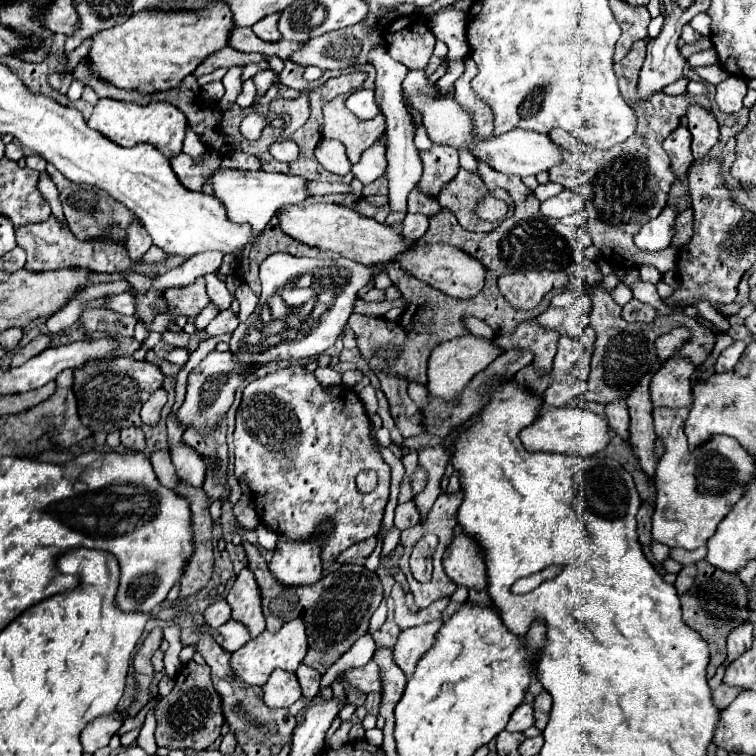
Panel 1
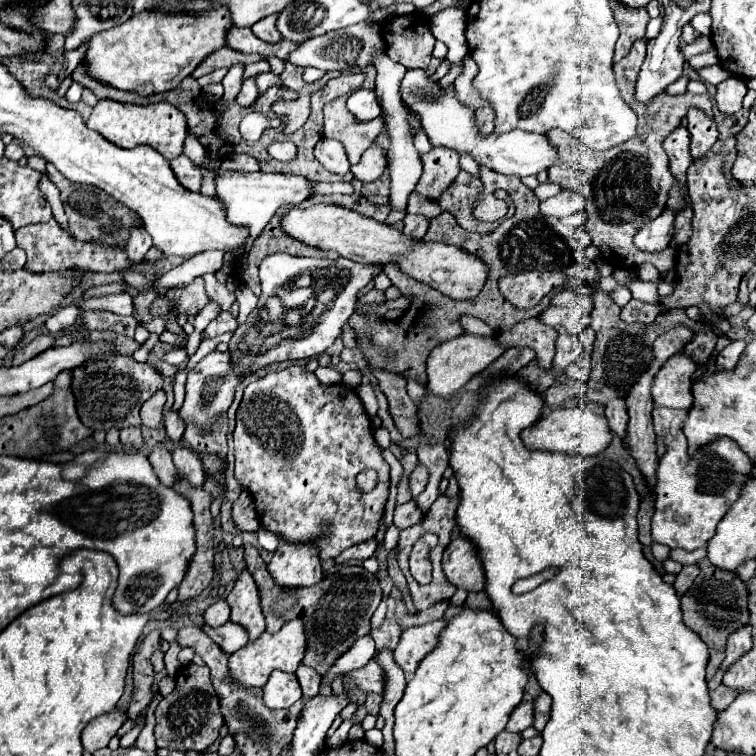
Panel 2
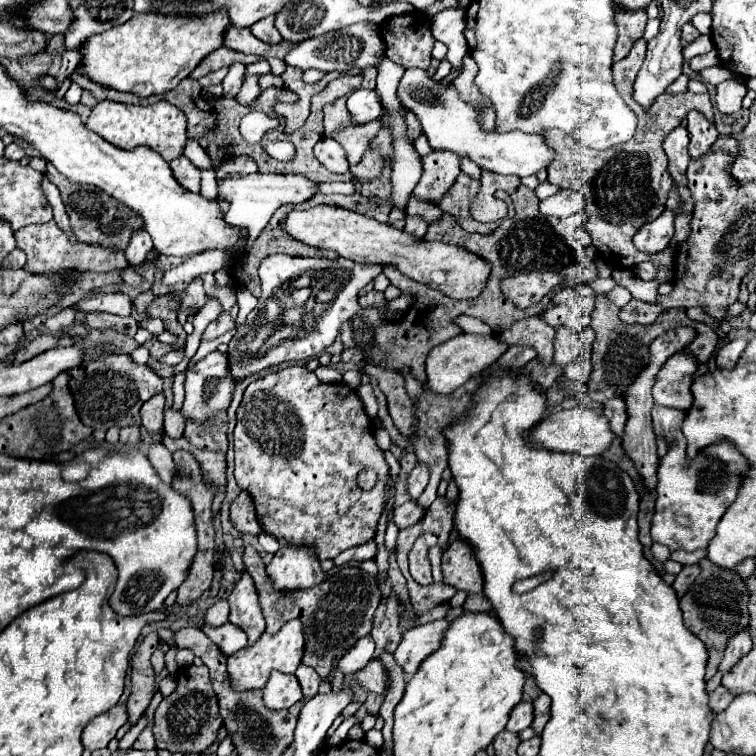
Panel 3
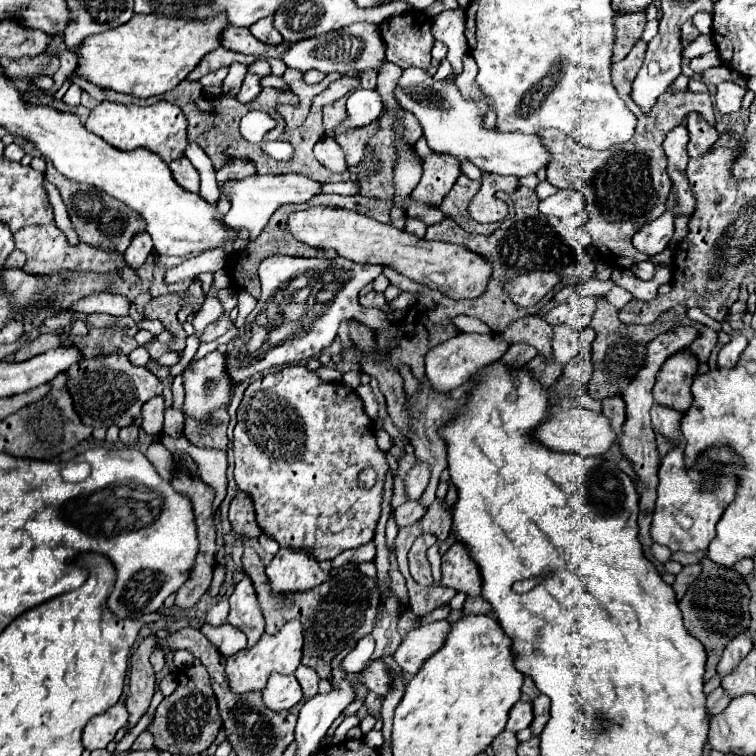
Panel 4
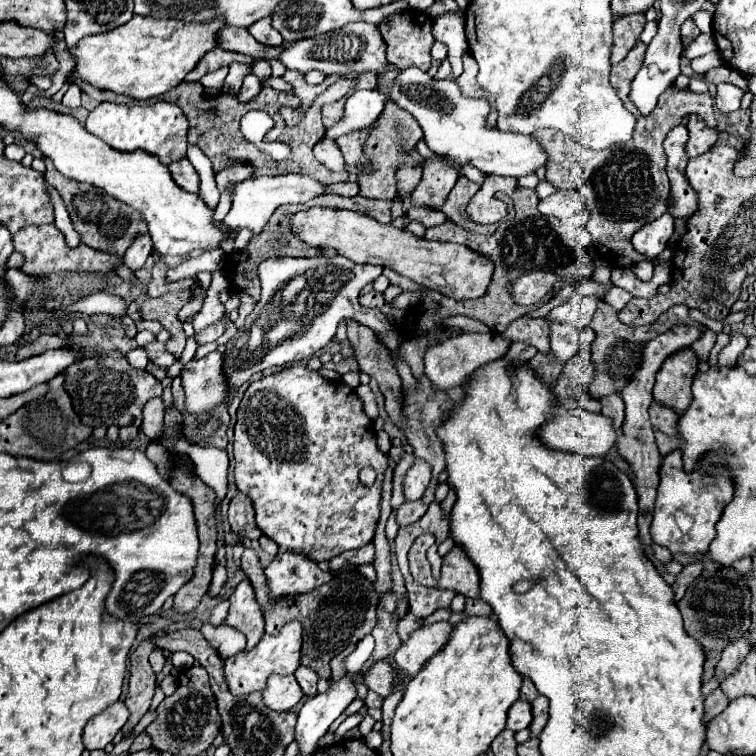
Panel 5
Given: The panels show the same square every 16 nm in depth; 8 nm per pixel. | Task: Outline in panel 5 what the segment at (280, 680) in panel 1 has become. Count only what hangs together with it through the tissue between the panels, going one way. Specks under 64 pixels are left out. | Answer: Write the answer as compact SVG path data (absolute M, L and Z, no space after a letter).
M270 676L266 690L262 692L264 704L270 710L290 710L302 700L302 690L294 676Z

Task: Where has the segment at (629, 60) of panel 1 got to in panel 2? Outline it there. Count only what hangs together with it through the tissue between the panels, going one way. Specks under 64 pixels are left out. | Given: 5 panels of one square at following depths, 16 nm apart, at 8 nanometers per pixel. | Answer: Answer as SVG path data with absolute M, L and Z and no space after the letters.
M638 40L630 54L614 64L614 76L616 76L616 86L624 98L624 102L636 112L638 116L638 128L632 140L618 144L616 148L608 148L604 152L592 150L584 146L582 142L574 140L572 136L564 134L562 130L550 130L544 132L548 142L556 148L558 160L548 168L548 180L552 184L558 184L562 188L570 188L580 192L586 202L586 230L592 236L592 244L604 254L602 258L612 264L612 268L634 268L642 262L654 264L658 270L672 270L674 268L674 248L666 248L664 252L648 254L640 252L632 238L634 234L650 220L658 218L662 210L666 208L668 200L668 190L674 184L674 178L668 170L668 156L664 156L662 142L664 138L680 126L680 120L686 116L690 108L698 108L704 114L712 116L712 104L708 96L696 96L696 94L678 94L678 96L668 96L660 94L648 108L640 108L636 104L632 92L634 92L634 82L640 70L640 64L644 62L644 46L646 40Z

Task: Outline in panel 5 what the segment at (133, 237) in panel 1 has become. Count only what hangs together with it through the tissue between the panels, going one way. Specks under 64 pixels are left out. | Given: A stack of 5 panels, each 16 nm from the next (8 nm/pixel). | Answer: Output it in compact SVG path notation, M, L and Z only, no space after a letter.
M138 236L134 240L134 244L128 248L128 252L124 256L124 264L132 272L136 272L136 270L140 270L144 266L146 258L150 256L150 252L152 252L152 240L150 240L150 236Z

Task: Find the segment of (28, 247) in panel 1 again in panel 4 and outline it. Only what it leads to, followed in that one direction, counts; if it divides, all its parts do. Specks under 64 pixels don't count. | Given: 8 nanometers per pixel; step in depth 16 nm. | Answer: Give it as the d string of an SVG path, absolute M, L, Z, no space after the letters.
M36 224L28 228L20 228L20 232L14 234L16 250L26 254L26 264L22 266L24 272L30 274L52 274L62 270L76 270L76 272L112 272L120 266L124 266L124 256L116 256L114 252L104 252L100 248L88 248L86 244L78 244L78 248L72 248L66 244L66 236L56 228L56 224Z

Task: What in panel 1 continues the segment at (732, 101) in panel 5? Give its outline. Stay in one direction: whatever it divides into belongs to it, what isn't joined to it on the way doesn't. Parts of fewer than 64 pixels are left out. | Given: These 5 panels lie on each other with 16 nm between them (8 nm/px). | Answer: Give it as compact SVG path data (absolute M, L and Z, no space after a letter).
M736 76L726 78L724 82L720 82L716 86L716 102L718 108L726 114L734 114L738 110L742 110L742 100L746 96L748 88L746 88L746 80L740 80Z

